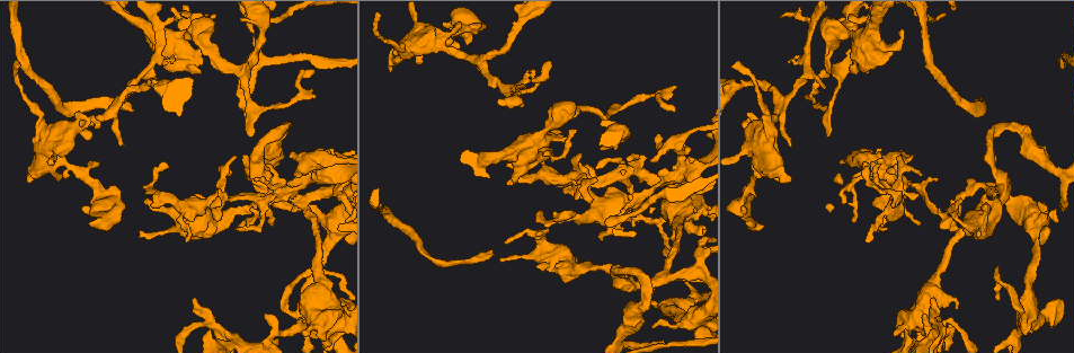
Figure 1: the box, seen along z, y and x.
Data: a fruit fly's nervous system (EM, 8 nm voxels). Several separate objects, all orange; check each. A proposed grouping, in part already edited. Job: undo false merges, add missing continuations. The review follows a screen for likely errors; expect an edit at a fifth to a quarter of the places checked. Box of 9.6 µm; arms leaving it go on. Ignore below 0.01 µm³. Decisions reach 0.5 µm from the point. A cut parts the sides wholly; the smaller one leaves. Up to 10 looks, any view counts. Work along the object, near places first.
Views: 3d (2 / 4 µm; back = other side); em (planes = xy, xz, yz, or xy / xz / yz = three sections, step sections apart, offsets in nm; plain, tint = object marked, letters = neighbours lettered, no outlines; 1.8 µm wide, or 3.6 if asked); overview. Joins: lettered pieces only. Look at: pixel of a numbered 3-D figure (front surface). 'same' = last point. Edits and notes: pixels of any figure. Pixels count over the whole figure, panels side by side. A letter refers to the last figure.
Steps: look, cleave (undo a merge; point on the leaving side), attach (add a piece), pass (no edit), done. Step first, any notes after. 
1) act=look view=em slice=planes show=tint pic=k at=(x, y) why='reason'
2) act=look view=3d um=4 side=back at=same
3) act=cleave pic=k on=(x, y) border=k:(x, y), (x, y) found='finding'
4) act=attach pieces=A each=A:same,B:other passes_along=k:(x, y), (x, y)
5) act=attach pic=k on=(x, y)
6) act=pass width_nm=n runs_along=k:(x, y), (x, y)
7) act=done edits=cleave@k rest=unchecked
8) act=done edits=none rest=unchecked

act=look view=3d um=2 pic=1 at=(134, 109) why='end of a long branch'

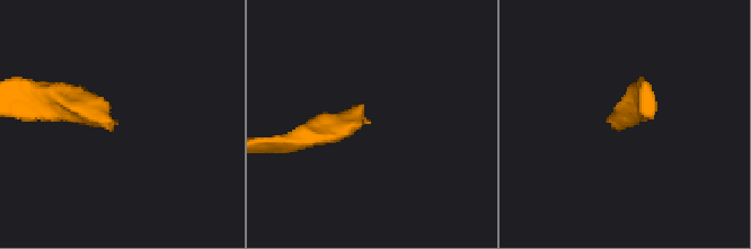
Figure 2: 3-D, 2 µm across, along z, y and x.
act=look view=em slice=yz step=8 show=plain pic=2 at=(109, 118) why='shape alone is not enough'

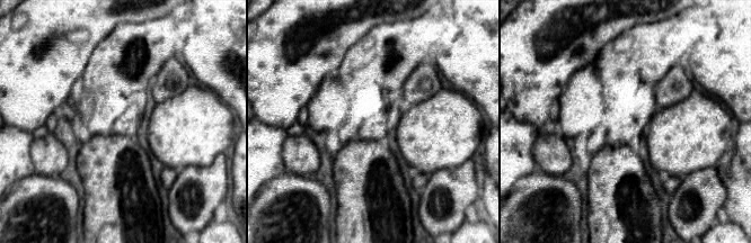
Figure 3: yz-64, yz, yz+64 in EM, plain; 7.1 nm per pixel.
act=look view=em slice=yz step=8 show=letters at=same why='what lies round it'

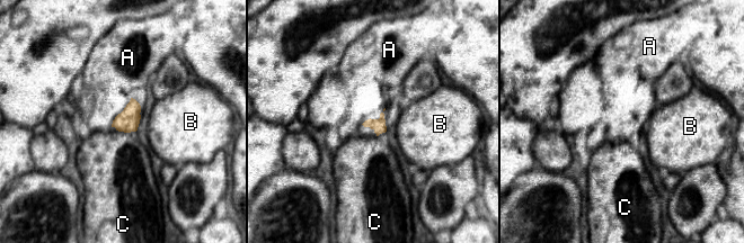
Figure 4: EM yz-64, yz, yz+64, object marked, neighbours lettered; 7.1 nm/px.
act=pass each=A:other,B:other,C:other border=4:(113, 120), (111, 125) found='no lettered piece goes on from it'

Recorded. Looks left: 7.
act=look view=3d um=2 pic=1 at=(416, 61) why='branch stops here'

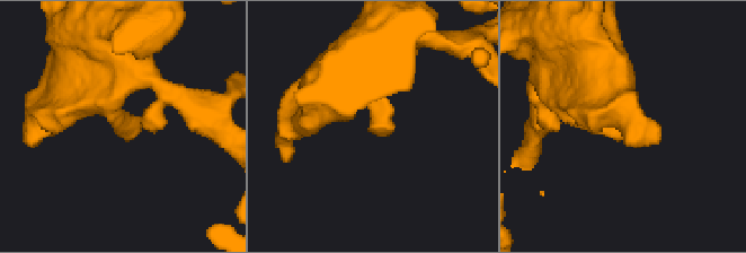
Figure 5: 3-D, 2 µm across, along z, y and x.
act=look view=em slice=planes show=letters pic=5 at=(117, 123)

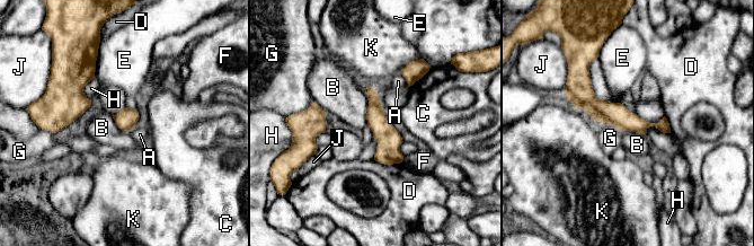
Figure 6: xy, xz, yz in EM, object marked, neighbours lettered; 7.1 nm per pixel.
act=pass width_nm=150 each=A:other,B:other,C:other,D:other,E:other,F:other,G:other,H:other,J:other,K:other runs_along=6:(570, 86), (600, 111), (667, 130) found='none of them fits'

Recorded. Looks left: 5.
act=look view=em slice=planes show=letters pic=1 at=(119, 144) why='an open end'

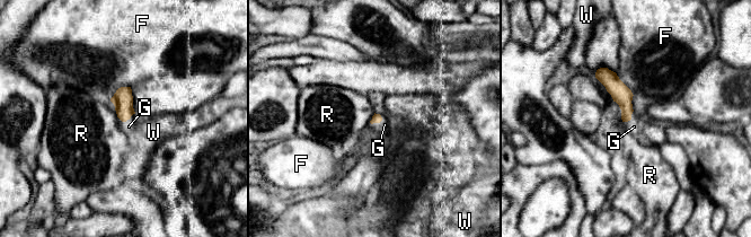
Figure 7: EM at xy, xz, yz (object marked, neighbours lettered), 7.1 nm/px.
act=attach pieces=G longest_contact=F:180nm each=F:other,G:same,R:other,W:other found='it goes on there'

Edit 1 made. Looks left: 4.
act=look view=overview why='redraw'

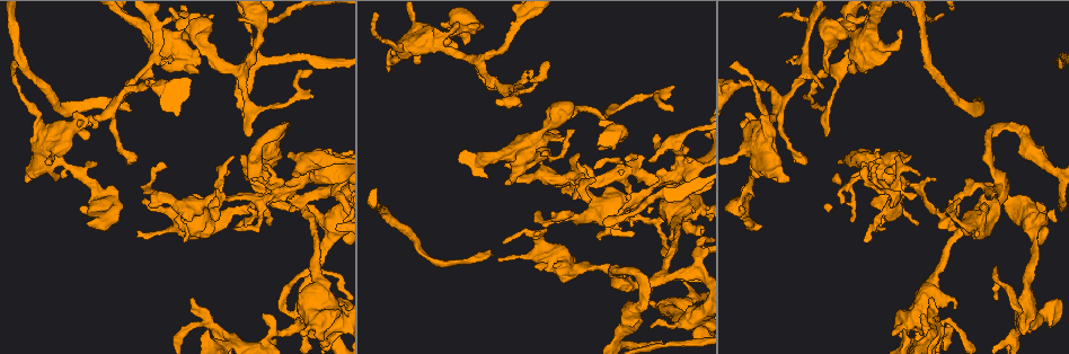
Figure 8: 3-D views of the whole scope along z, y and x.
act=look view=em slice=planes show=plain pic=8 at=(869, 164) why='sharp bend'

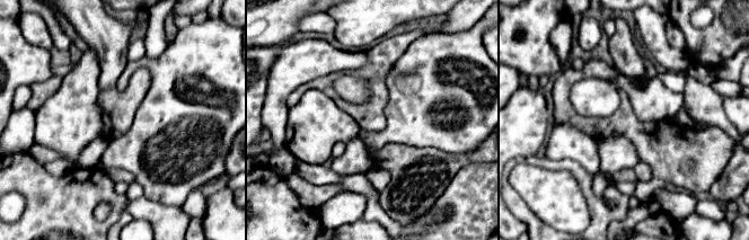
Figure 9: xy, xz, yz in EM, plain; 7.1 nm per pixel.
act=look view=em slice=planes show=letters at=same why='see the neighbours'

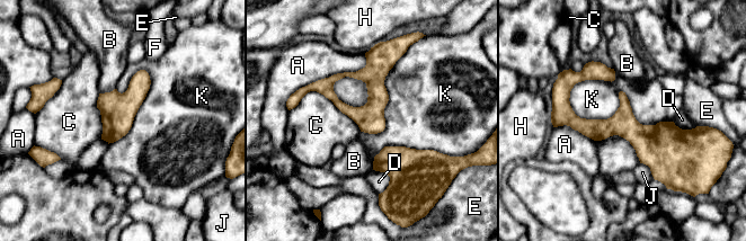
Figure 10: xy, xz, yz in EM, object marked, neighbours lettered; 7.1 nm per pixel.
act=pass longest_contact=K:750nm each=A:other,B:other,C:other,D:other,E:other,F:other,H:other,J:other,K:other found='one neuron here'

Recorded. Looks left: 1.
act=done edits=attach@7 rest=unchecked

